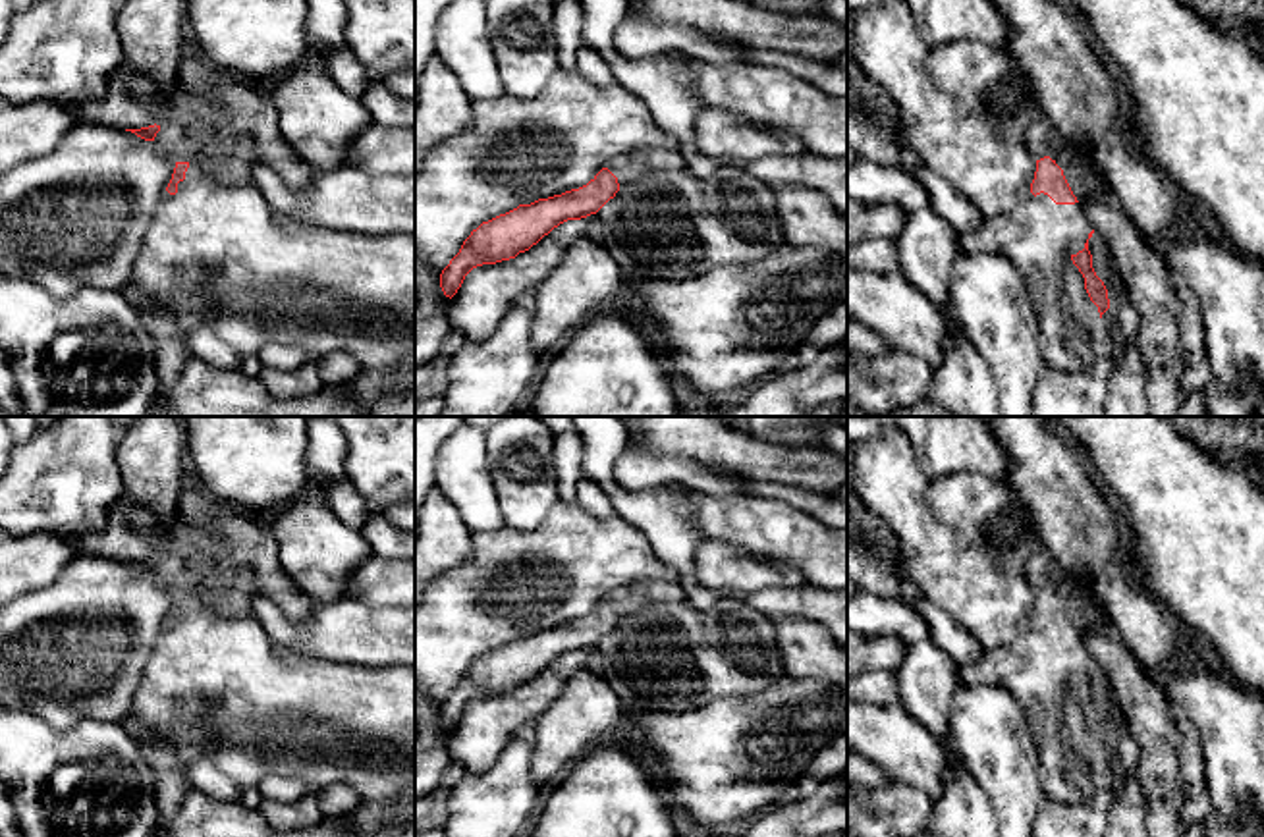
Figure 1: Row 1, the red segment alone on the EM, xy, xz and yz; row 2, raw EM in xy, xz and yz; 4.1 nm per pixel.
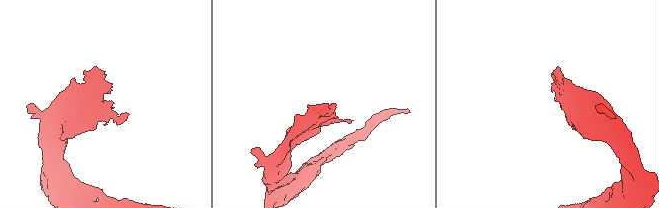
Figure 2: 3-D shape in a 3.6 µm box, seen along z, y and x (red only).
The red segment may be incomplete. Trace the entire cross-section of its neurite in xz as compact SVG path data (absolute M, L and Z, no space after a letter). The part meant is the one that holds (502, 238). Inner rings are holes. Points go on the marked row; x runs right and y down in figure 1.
M633 150L608 160L579 189L519 204L506 214L482 222L442 270L440 287L444 295L452 299L473 268L515 258L560 224L596 214L623 185L658 172L681 170L685 170L685 162L677 150Z

